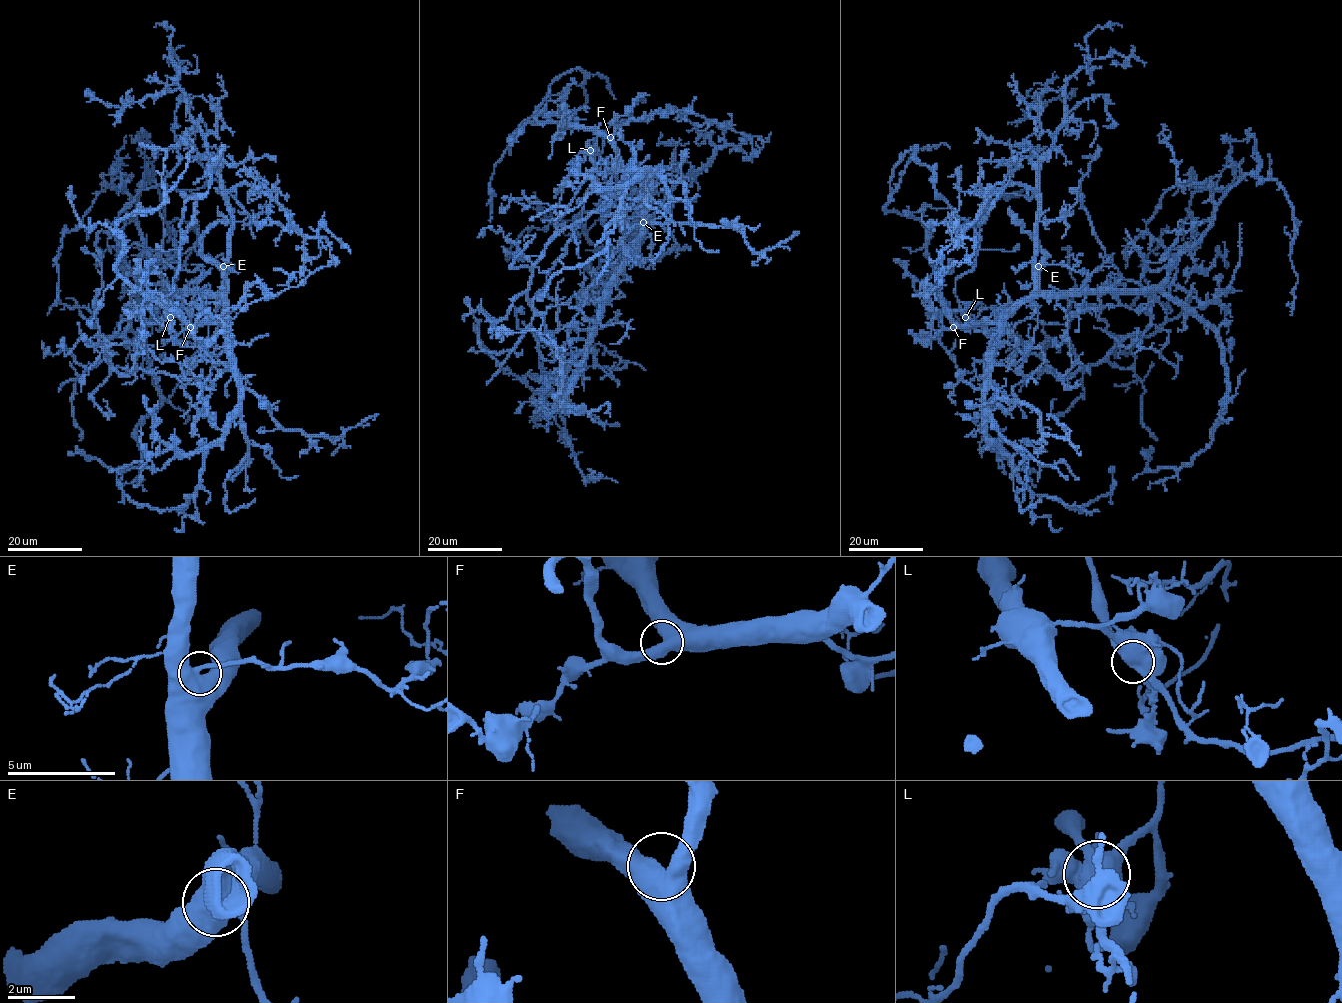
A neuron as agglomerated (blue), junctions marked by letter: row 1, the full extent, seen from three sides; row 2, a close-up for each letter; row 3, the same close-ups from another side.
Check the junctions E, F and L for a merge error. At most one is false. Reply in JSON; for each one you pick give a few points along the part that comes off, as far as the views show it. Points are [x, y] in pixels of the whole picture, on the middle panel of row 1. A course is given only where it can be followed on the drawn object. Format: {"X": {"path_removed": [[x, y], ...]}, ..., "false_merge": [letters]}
{"false_merge": []}

